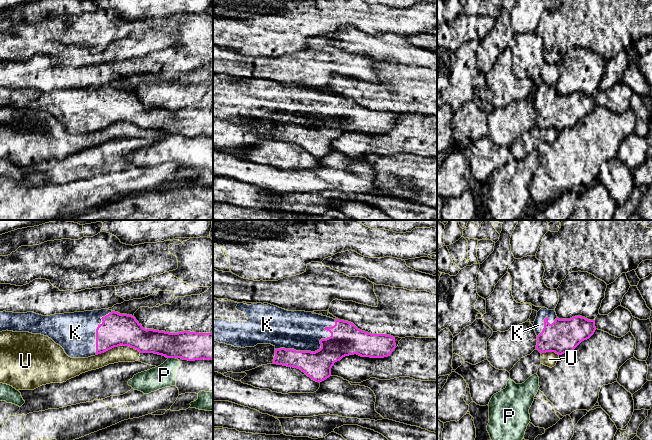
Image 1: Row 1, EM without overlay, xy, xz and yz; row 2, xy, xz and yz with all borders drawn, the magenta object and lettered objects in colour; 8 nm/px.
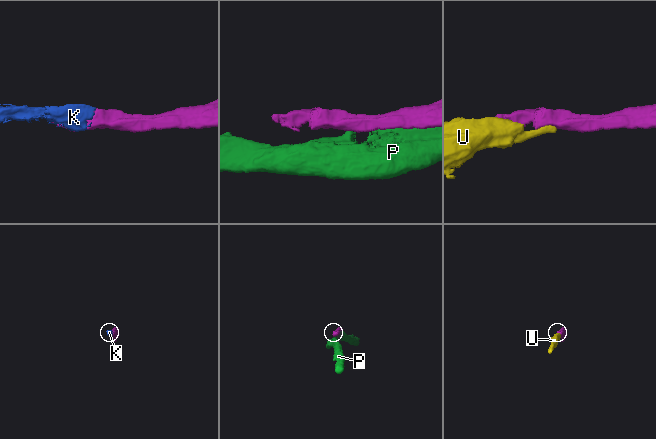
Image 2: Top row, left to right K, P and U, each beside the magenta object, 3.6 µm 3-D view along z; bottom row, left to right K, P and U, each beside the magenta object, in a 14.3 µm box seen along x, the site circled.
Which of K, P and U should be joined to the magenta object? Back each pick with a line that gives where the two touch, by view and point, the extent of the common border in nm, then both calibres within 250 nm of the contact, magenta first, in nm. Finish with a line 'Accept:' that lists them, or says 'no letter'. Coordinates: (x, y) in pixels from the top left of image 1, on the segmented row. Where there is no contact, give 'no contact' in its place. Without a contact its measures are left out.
K: meets magenta in xz at (317, 350); contact 550 nm long; 260 nm thick on the magenta side, 320 nm on the other
Accept: K

